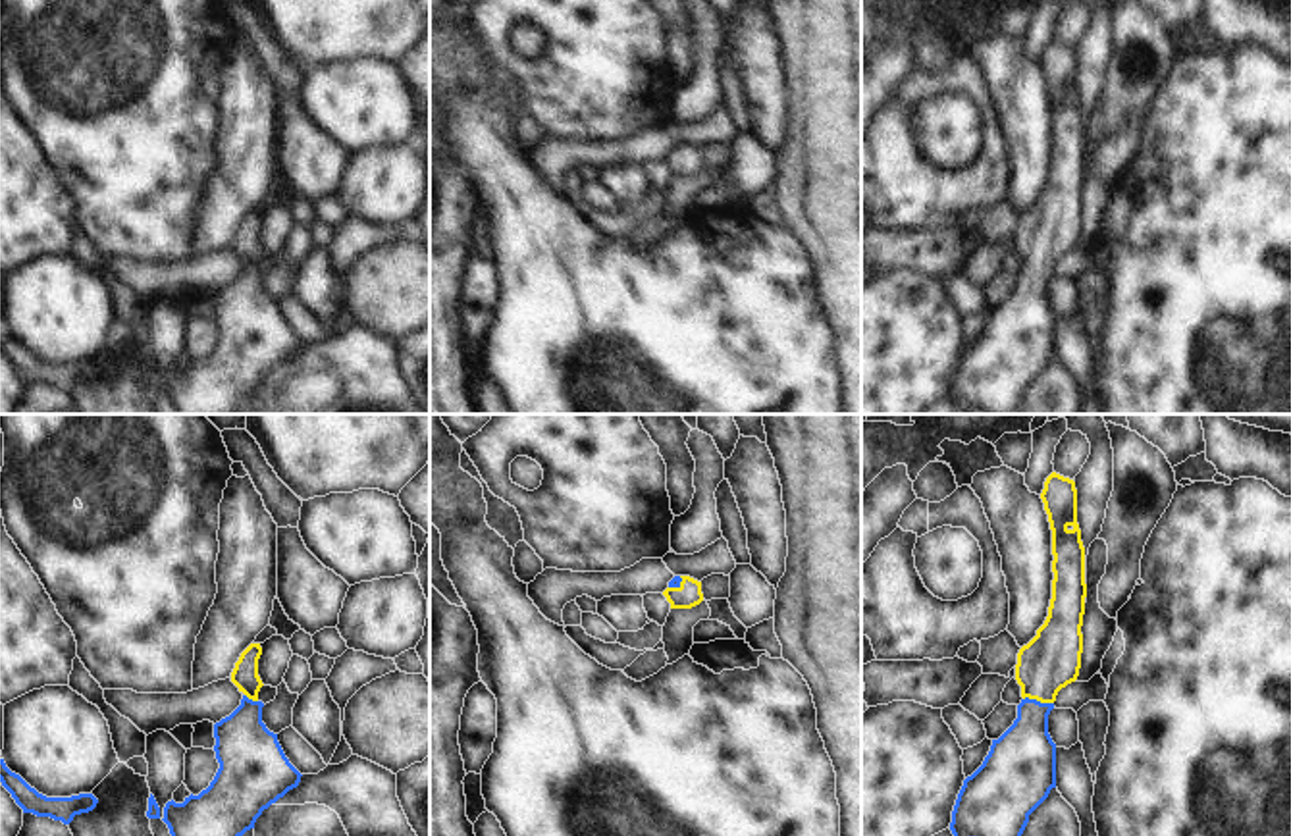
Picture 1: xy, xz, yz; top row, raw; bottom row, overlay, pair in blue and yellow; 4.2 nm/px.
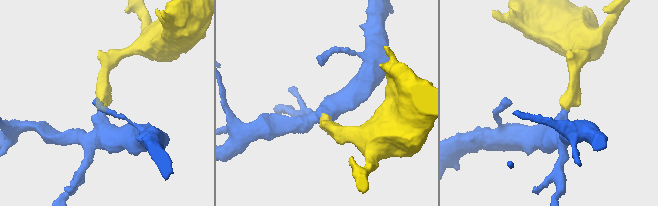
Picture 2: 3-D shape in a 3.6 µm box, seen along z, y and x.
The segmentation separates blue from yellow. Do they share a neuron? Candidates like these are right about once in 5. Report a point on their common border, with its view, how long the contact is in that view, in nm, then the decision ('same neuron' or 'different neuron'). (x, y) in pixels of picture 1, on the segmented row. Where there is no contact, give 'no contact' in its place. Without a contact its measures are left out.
yz (1039, 702) | 130 nm | same neuron

